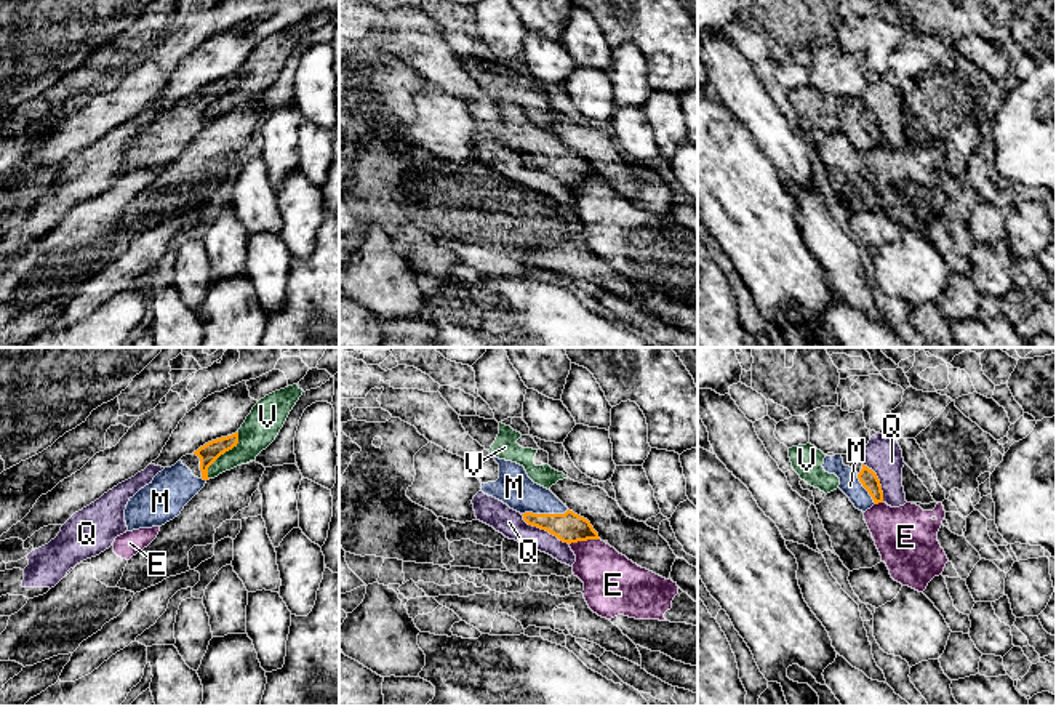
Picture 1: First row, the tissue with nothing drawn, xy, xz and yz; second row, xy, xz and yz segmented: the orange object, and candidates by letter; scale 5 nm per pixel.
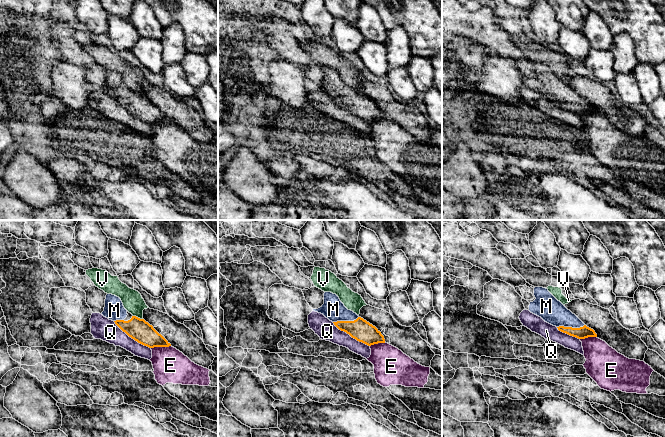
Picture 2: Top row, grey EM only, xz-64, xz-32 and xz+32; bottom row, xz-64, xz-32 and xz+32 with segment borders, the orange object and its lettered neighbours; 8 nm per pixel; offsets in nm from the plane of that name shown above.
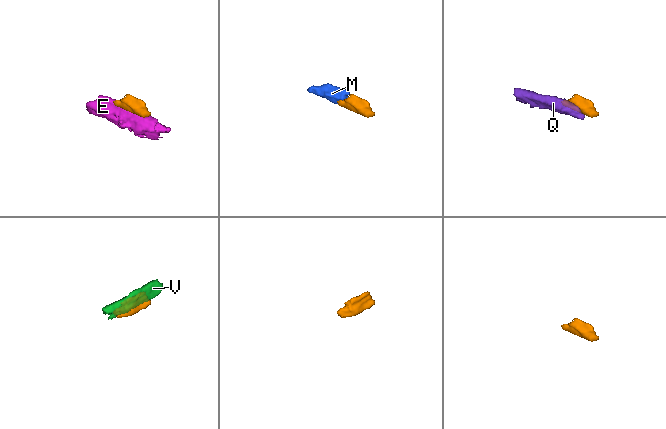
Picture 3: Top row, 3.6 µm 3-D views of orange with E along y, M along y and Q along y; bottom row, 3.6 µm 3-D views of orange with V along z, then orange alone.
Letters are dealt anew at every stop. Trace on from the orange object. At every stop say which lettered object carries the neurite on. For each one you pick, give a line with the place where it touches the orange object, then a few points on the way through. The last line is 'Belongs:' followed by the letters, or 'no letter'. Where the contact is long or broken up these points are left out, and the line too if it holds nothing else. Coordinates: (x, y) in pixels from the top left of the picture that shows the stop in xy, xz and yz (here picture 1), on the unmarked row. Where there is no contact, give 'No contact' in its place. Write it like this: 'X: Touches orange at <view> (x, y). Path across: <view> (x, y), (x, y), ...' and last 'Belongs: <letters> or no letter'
M: Touches orange at xz (544, 156). Path across: xz (568, 168), (544, 156), (514, 128)
Belongs: M

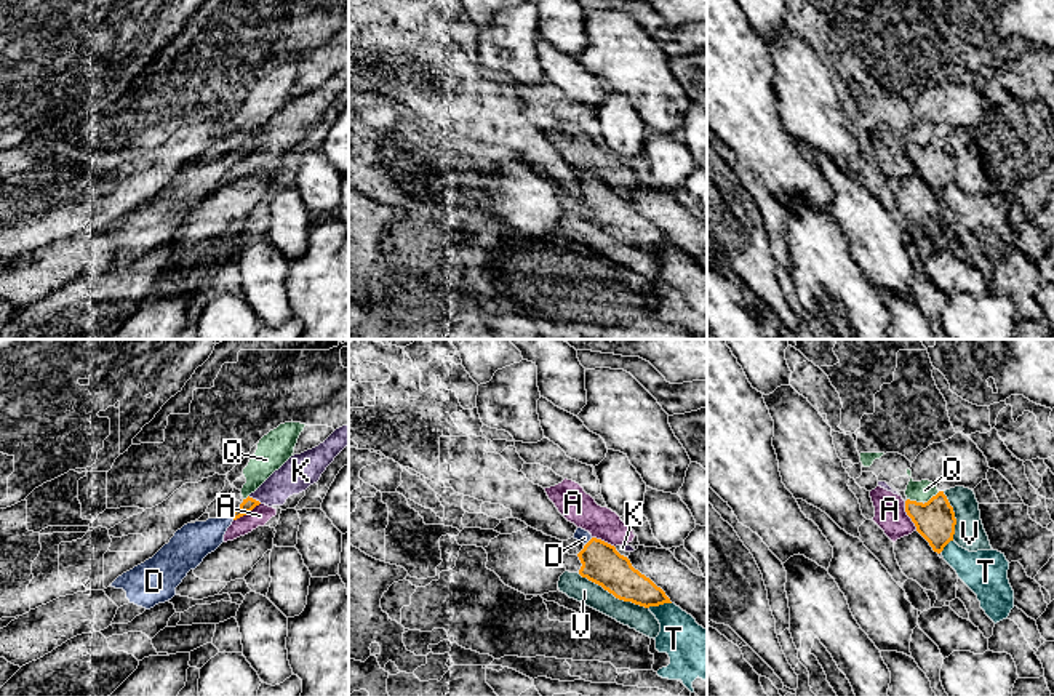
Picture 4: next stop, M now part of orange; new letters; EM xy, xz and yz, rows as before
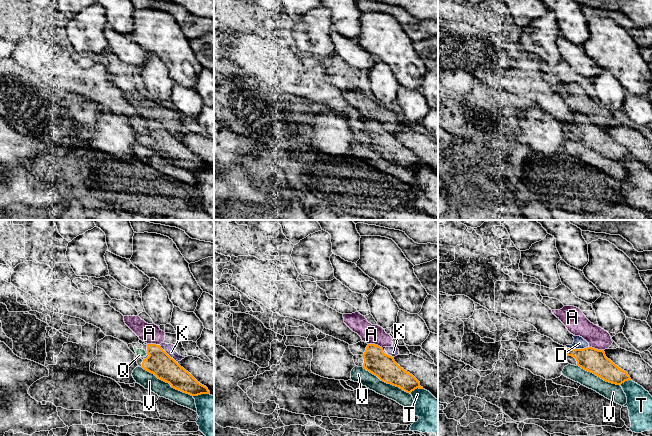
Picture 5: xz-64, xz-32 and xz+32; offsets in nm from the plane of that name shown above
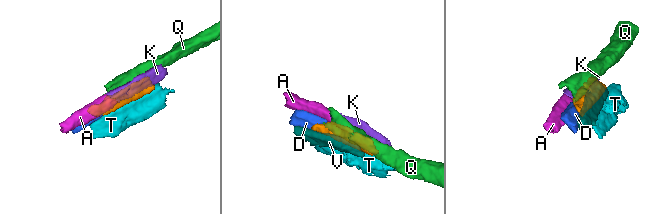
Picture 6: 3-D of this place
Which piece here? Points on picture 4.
D: Touches orange at xy (232, 157). Path across: xy (248, 146), (232, 157), (207, 178), (192, 184)
Belongs: D

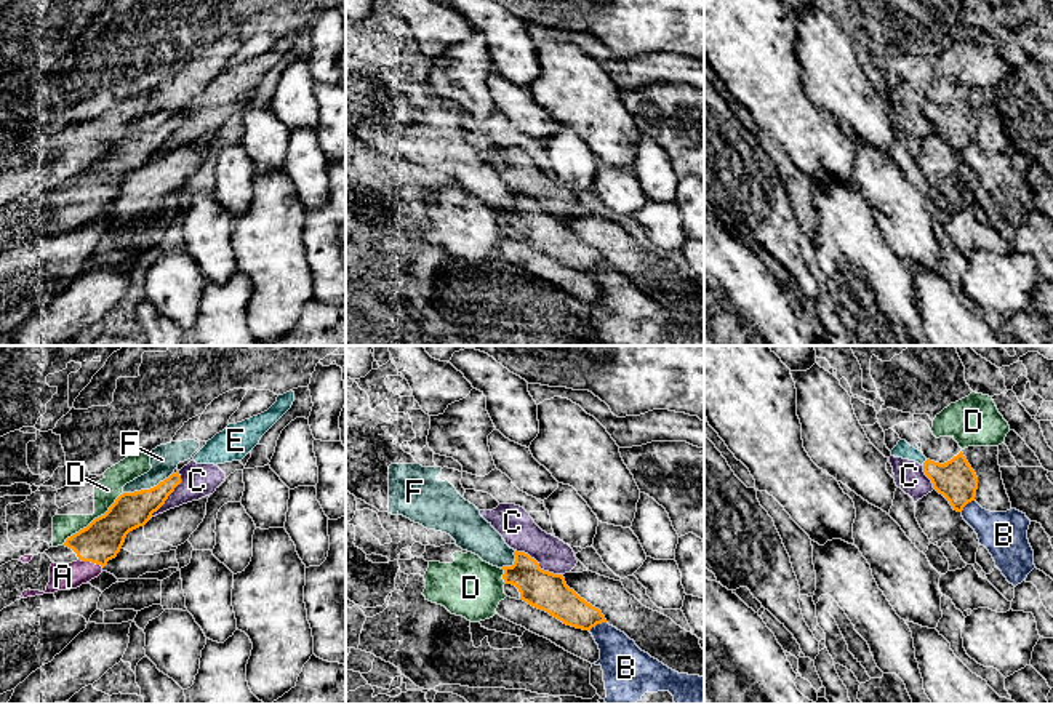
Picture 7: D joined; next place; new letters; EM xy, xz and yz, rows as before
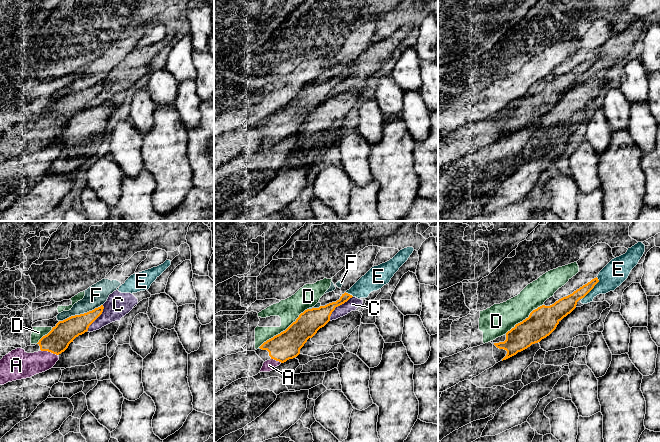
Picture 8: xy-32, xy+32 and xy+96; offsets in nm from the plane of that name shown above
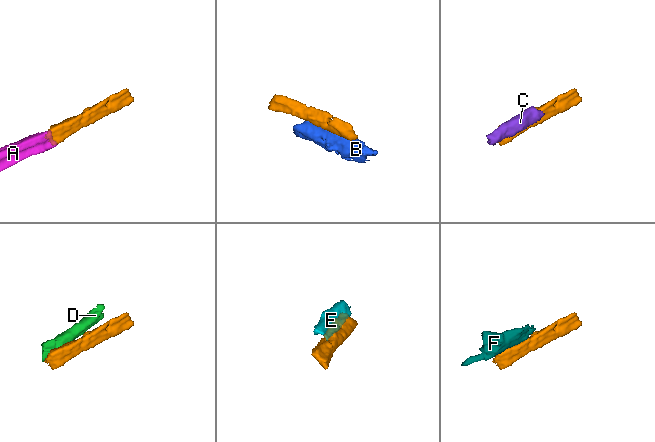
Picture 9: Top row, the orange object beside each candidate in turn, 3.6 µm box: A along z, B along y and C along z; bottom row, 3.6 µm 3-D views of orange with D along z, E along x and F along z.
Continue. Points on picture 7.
A: Touches orange at xy (92, 204). Path across: xy (101, 183), (93, 191), (92, 204), (82, 213), (63, 218)
Belongs: A

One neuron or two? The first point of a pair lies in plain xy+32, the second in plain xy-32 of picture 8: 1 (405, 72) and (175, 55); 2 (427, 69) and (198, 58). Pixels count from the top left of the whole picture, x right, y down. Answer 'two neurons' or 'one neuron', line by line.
1: one neuron
2: one neuron

